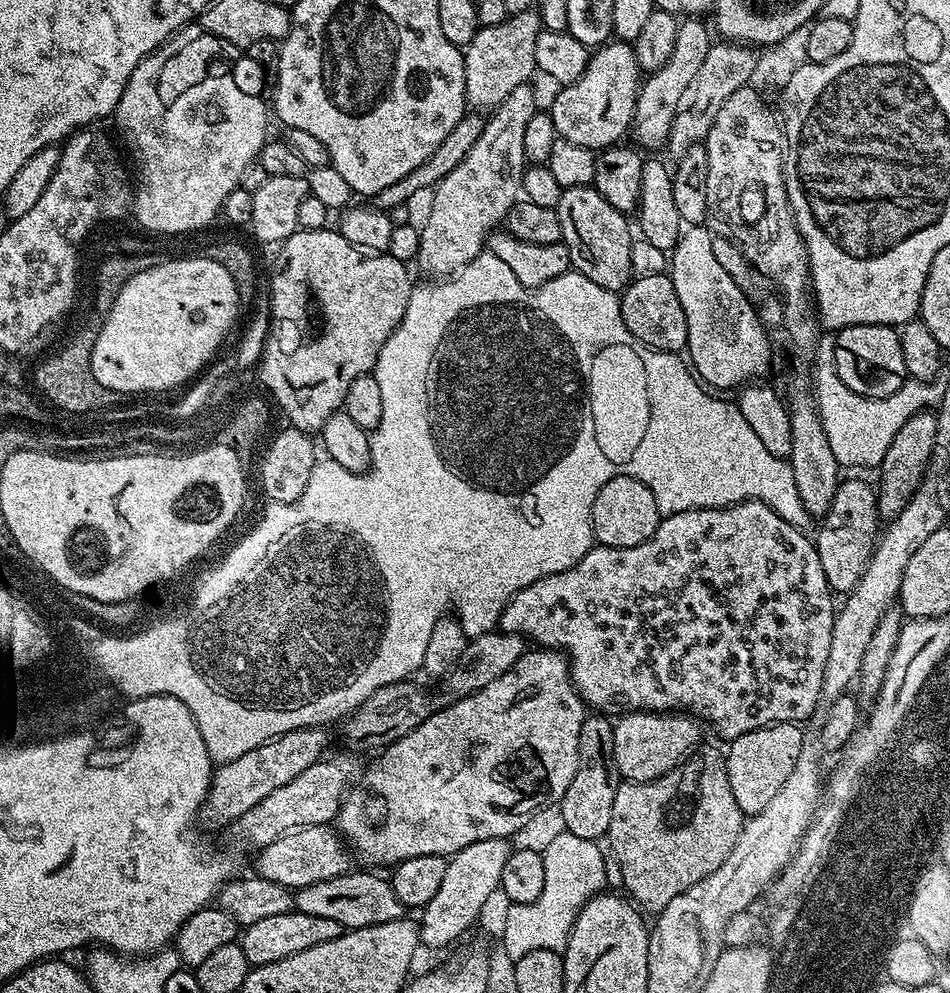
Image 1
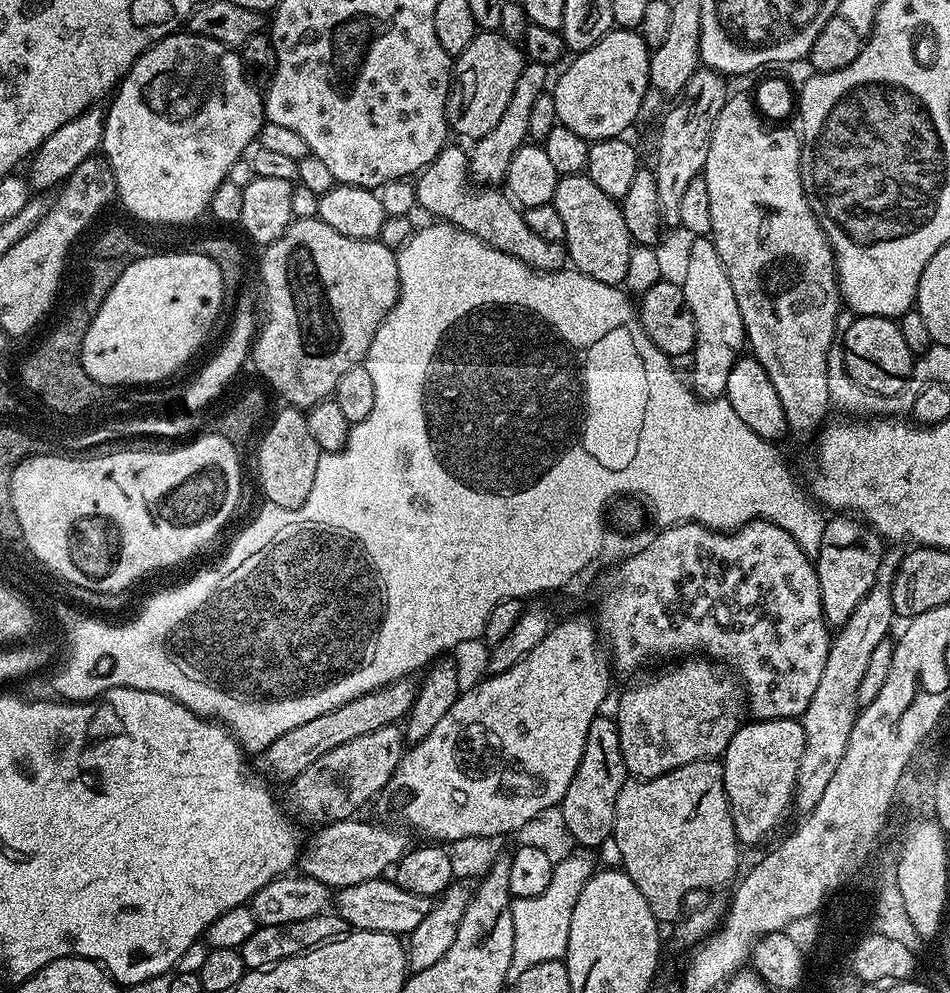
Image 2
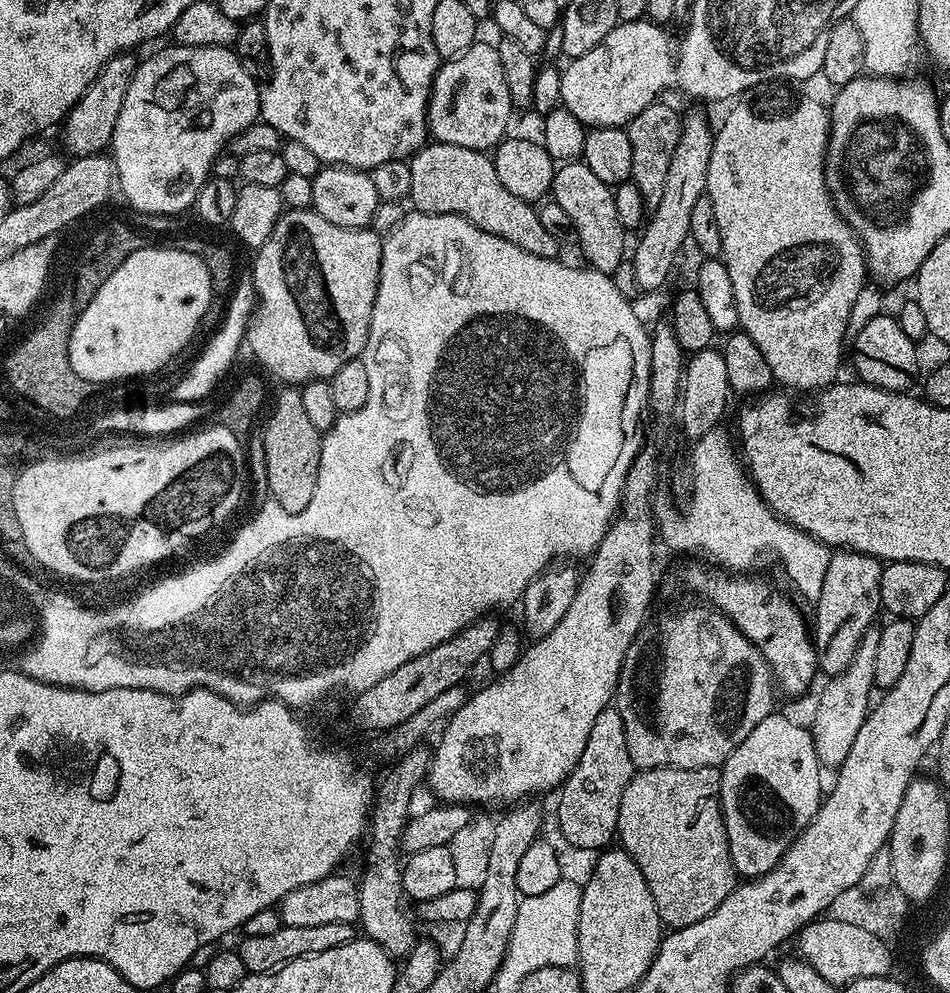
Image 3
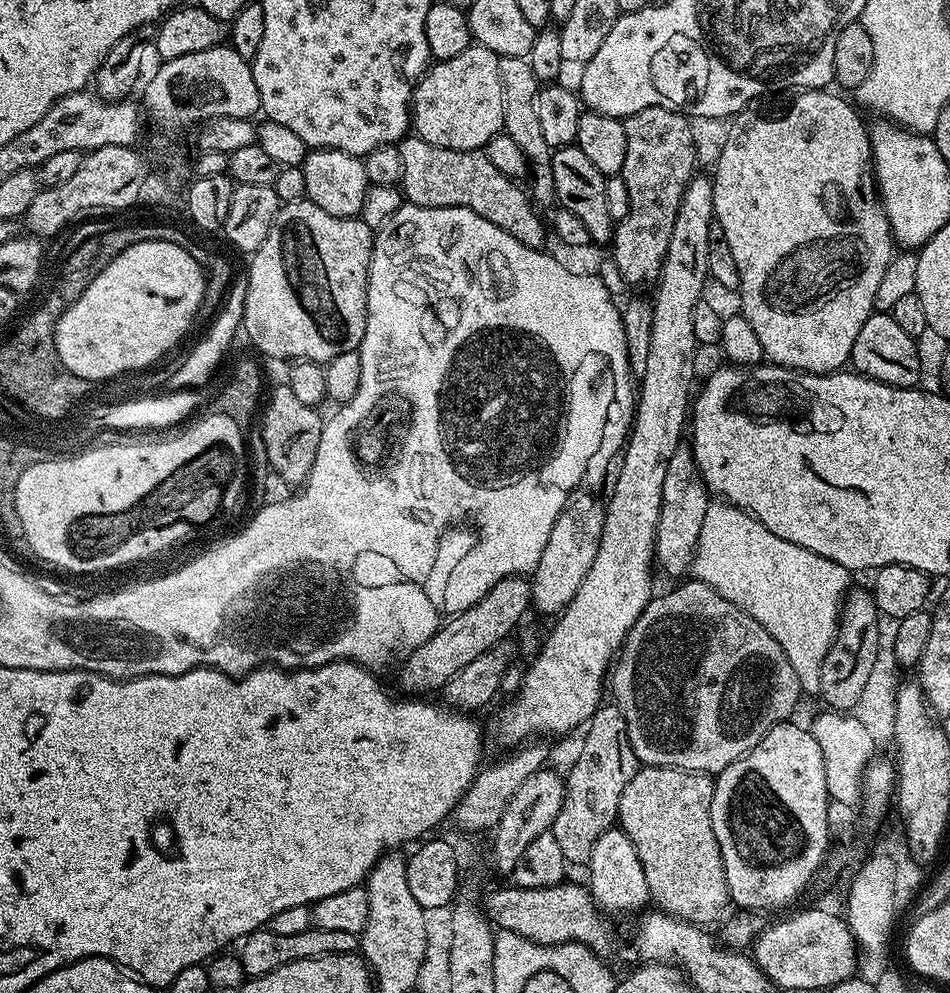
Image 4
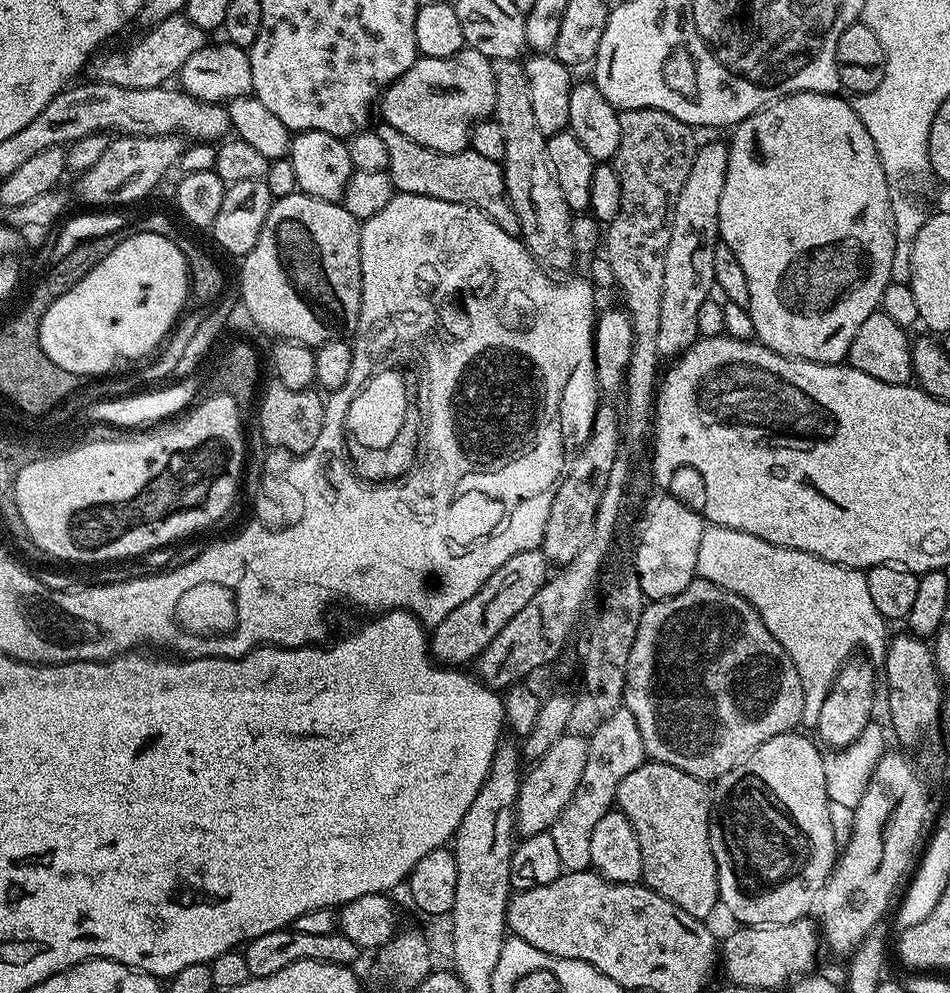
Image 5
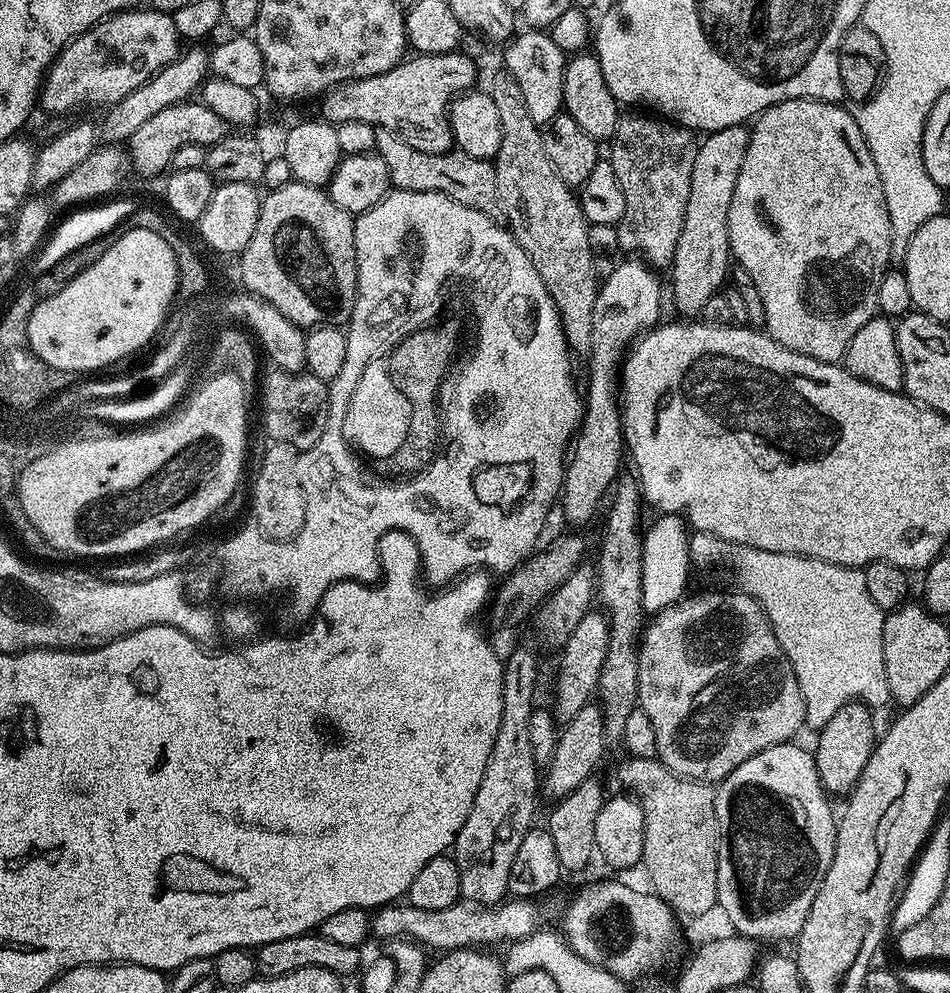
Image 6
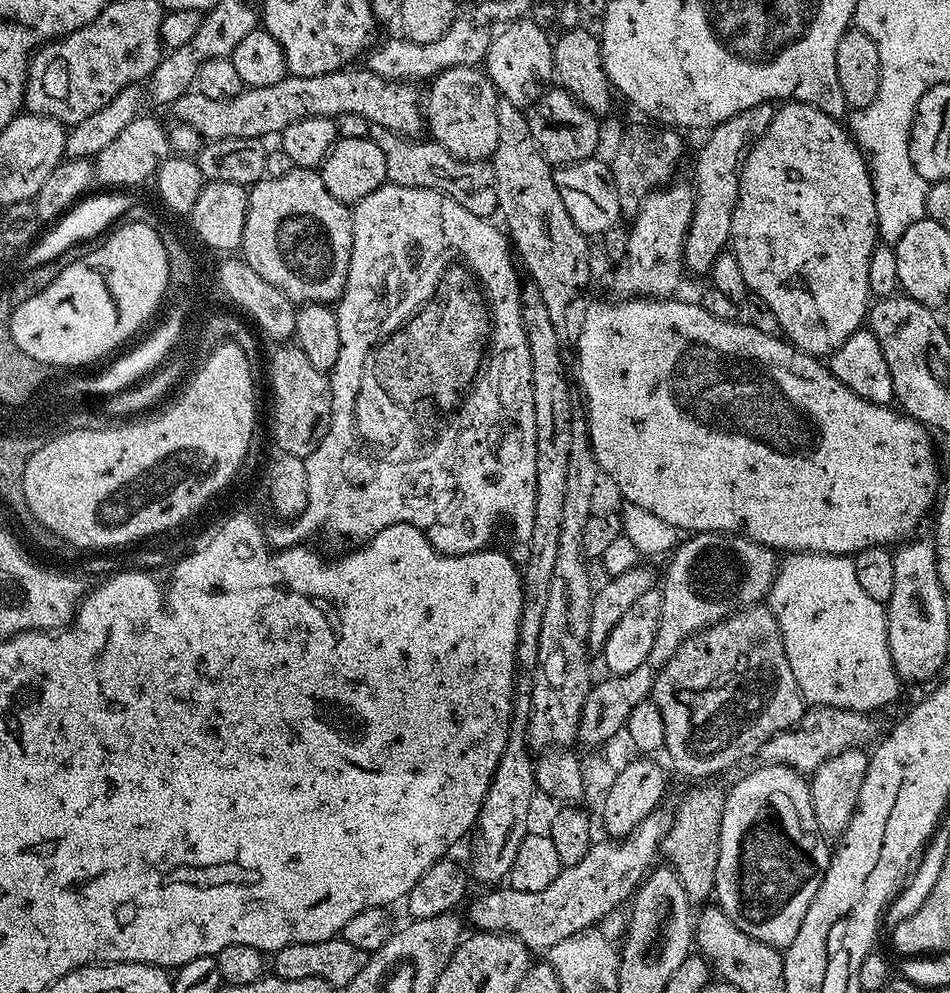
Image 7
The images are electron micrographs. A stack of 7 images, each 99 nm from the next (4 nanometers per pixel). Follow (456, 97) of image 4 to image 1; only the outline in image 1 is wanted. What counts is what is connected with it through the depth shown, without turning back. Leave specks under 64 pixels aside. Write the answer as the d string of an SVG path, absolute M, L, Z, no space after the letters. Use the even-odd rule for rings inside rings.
M536 10L509 16L506 22L498 26L486 26L477 30L467 48L463 49L469 109L494 109L502 103L506 94L510 94L510 90L514 90L514 86L522 86L533 79L532 72L537 71L534 46L540 31L540 14Z

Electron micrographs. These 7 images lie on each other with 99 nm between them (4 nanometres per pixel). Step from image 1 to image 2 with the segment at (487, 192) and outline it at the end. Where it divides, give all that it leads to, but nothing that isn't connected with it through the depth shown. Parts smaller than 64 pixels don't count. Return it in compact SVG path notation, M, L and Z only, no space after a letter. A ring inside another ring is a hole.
M525 63L522 74L518 74L514 94L510 94L510 103L506 106L506 111L502 114L498 126L494 126L494 130L490 130L490 134L486 134L471 145L468 152L468 170L471 179L477 185L503 185L506 170L510 170L510 158L514 158L516 151L529 139L530 113L535 100L545 95L546 89L549 87L548 72L550 72L550 68L547 64Z

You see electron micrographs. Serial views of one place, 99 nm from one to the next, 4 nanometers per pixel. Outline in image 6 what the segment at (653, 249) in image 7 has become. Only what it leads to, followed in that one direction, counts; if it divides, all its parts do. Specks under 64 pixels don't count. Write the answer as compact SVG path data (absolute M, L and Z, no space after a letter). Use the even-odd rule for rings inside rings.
M624 258L621 259L616 265L614 274L610 274L610 278L606 278L596 289L596 297L594 298L594 326L592 327L592 351L588 353L586 357L586 363L588 363L588 392L586 388L586 401L583 403L582 421L578 429L578 435L575 437L574 443L570 448L570 459L567 461L564 470L564 483L562 485L562 491L558 496L558 504L564 507L564 516L572 524L588 524L592 520L592 515L596 512L596 507L600 504L600 499L604 495L609 495L610 489L615 485L617 476L622 471L622 465L620 463L624 460L624 451L626 451L626 445L624 443L624 418L622 415L622 405L620 402L620 386L622 383L622 365L626 359L626 353L630 345L641 334L648 331L650 328L656 327L661 323L662 316L660 316L660 280L656 276L657 273L653 271L649 265L645 264L643 260L639 258Z

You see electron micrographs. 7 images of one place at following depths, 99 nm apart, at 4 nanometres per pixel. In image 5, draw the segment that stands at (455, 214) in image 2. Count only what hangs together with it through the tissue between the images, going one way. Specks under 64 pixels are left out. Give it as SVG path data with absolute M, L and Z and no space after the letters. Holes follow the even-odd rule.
M381 123L378 128L382 142L386 142L386 154L390 154L388 177L394 182L397 193L418 194L426 198L438 198L442 202L471 204L485 212L506 234L520 236L518 214L510 206L504 189L504 169L501 161L482 158L482 154L465 150L454 154L442 154L426 146L418 146L406 134L398 134L389 124Z

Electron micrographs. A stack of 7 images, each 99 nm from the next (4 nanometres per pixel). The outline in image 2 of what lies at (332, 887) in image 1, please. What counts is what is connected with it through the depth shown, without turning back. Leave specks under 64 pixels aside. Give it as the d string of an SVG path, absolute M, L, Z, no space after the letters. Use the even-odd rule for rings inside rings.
M381 878L339 889L334 896L334 911L348 923L349 929L357 932L385 932L404 938L414 930L414 926L422 923L426 914L430 914L433 903L431 896L410 894L410 890L402 890L395 879Z

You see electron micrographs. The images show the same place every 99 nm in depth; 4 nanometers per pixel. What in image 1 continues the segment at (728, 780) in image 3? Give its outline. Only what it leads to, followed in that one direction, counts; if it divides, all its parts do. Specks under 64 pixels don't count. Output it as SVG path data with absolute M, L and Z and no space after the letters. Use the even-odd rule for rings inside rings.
M799 723L768 724L765 728L750 730L727 745L726 759L730 790L734 790L734 802L744 811L745 817L758 814L772 801L774 794L786 783L786 778L798 762L798 754L806 739Z

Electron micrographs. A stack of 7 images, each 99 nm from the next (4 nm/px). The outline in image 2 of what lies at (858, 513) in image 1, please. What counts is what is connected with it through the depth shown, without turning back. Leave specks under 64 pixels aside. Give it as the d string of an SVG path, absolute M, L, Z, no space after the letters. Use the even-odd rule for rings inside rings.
M836 514L827 521L822 533L822 546L814 558L814 563L822 610L829 625L845 624L850 614L854 614L858 602L862 602L862 598L870 594L885 551L886 544L882 537L855 515Z

